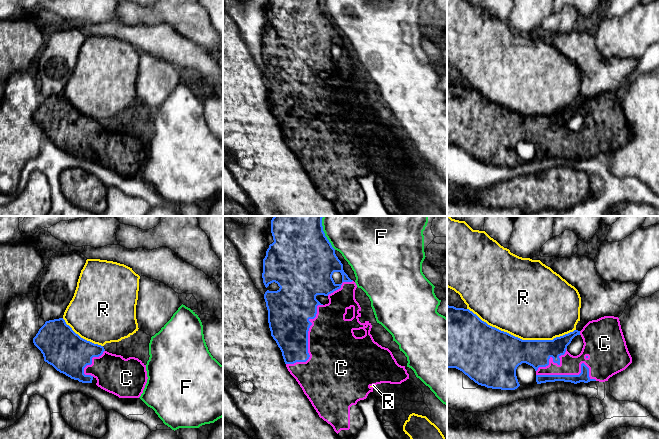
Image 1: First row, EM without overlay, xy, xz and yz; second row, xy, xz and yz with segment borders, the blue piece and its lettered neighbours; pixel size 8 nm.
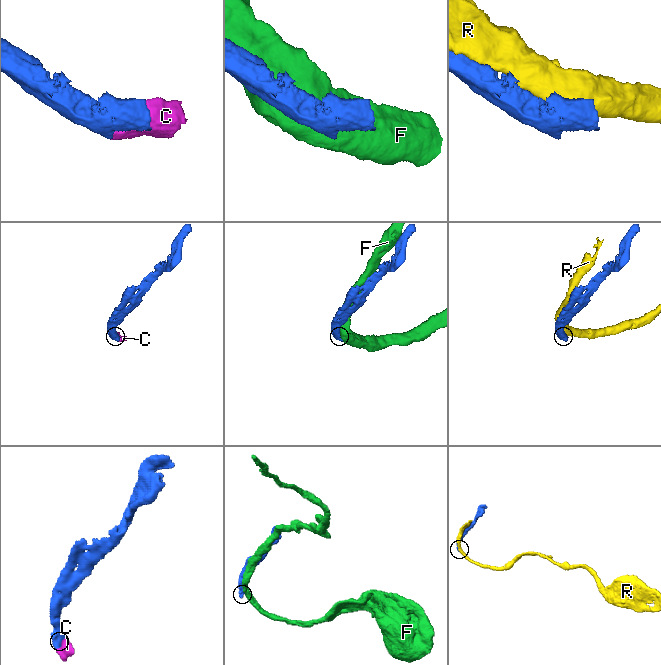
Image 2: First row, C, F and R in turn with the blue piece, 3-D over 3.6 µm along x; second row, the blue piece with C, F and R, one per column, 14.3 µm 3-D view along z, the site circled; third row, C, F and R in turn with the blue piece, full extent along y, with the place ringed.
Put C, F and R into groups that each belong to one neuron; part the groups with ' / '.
C / F / R

